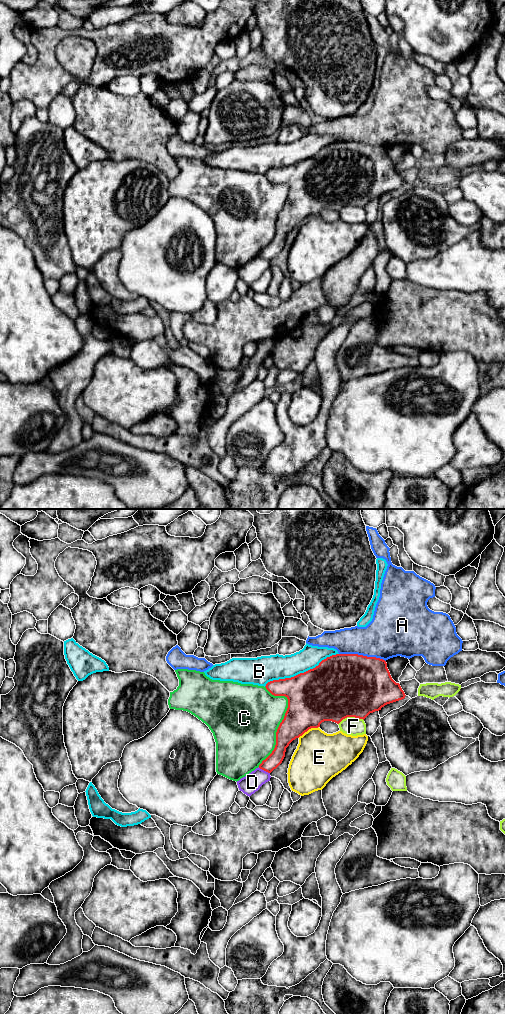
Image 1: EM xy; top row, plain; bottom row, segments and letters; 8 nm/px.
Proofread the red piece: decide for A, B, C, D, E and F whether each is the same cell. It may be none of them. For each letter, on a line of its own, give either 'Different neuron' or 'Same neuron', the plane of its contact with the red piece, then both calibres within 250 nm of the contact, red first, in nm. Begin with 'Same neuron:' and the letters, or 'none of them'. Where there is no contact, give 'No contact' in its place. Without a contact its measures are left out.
Same neuron: none of them
A: Different neuron. Touches red in xy. Thickness 500 nm (red) against 360 nm
B: Different neuron. Touches red in xy. Thickness 440 nm (red) against 200 nm
C: Different neuron. Touches red in xy. Thickness 340 nm (red) against 460 nm
D: Different neuron. Touches red in xy. Thickness 110 nm (red) against 150 nm
E: Different neuron. Touches red in xy. Thickness 400 nm (red) against 400 nm
F: Different neuron. Touches red in xy. Thickness 500 nm (red) against 150 nm

